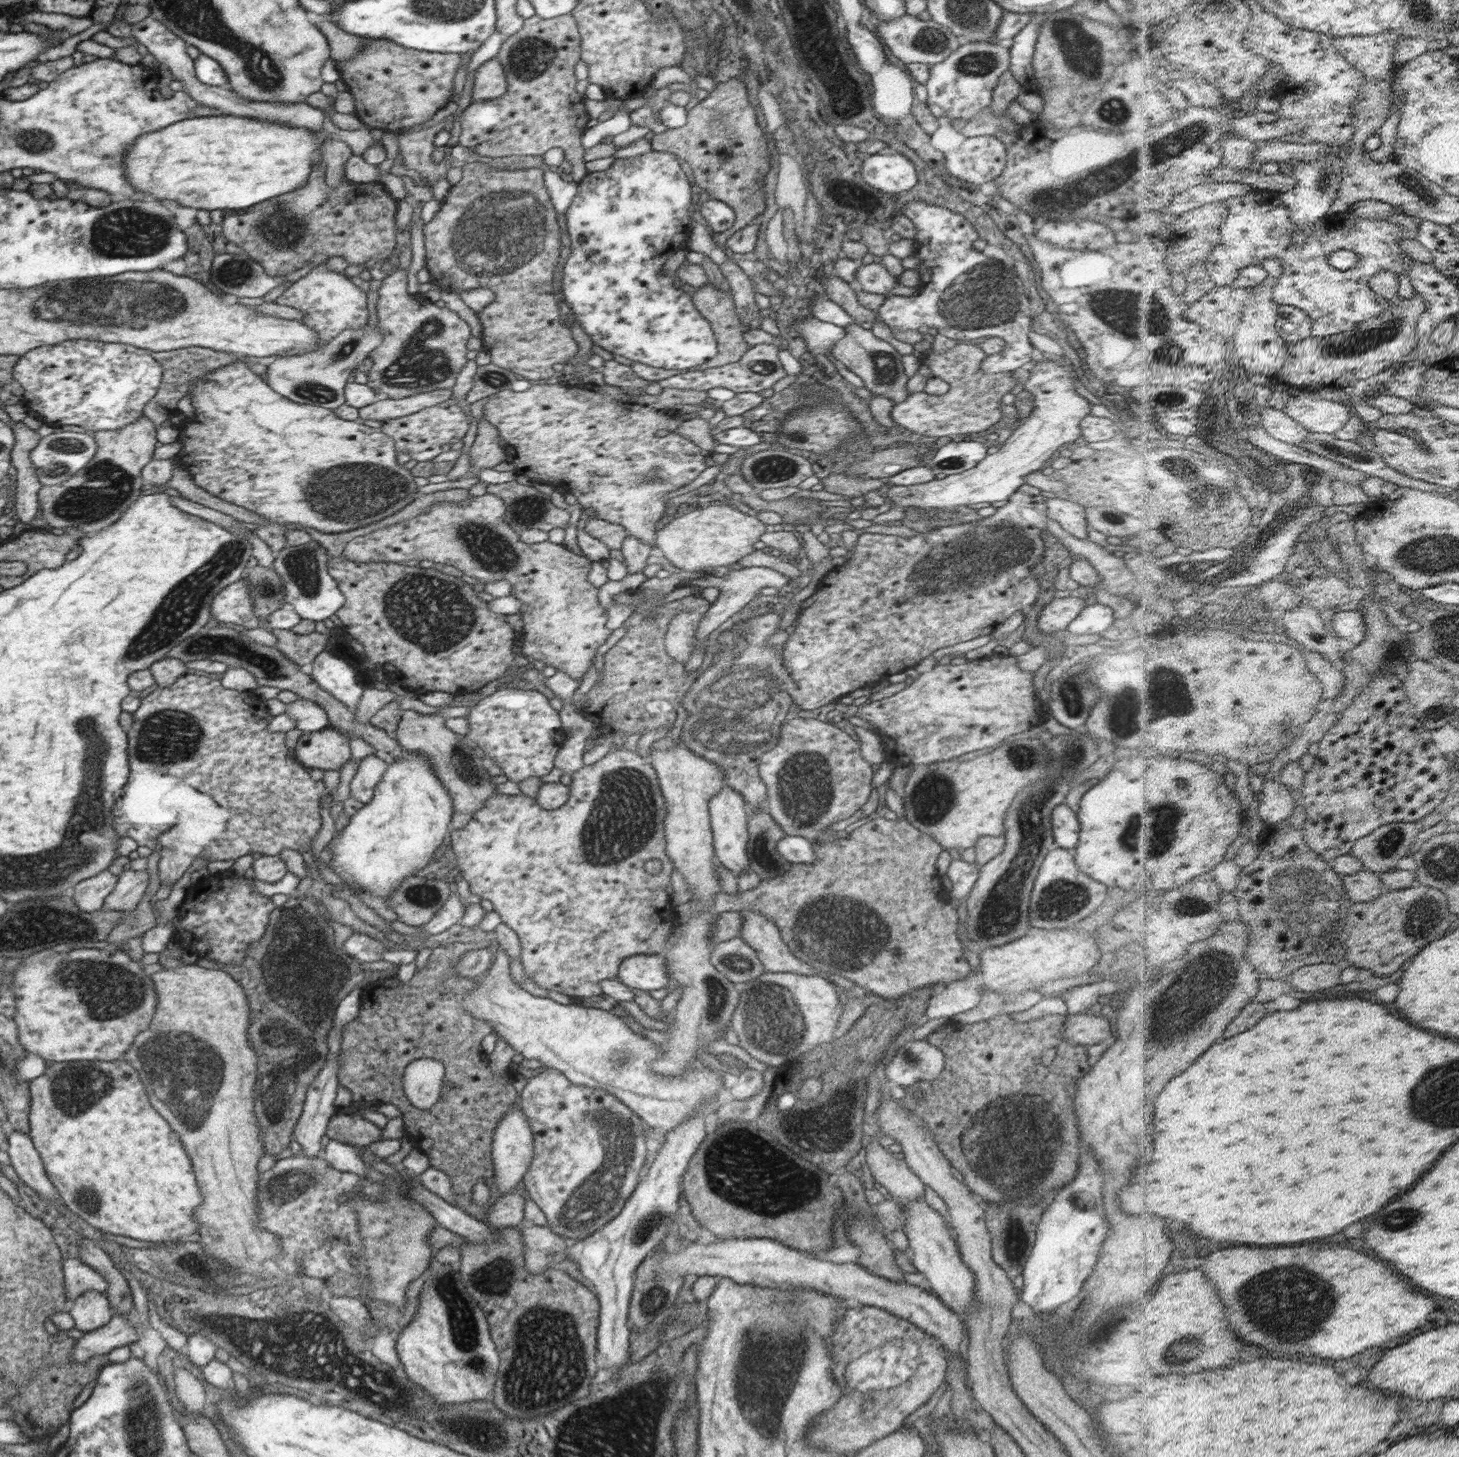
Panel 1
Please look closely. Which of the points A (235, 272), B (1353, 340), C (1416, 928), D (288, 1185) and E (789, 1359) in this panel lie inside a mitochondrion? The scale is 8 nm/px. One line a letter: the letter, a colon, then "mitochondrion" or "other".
A: mitochondrion
B: mitochondrion
C: mitochondrion
D: mitochondrion
E: mitochondrion

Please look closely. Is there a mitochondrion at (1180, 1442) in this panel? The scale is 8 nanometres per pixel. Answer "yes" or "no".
no

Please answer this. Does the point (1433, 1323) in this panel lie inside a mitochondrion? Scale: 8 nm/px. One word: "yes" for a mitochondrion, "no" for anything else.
no

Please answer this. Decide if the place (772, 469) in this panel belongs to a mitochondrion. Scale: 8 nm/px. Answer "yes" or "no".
yes

